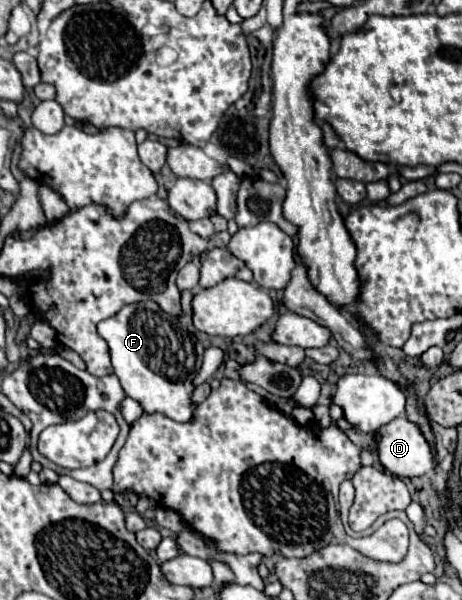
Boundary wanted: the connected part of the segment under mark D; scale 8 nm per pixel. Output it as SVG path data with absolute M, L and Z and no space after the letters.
M399 416L383 426L383 432L377 436L377 456L381 466L399 478L423 476L435 468L435 456L431 454L427 440L419 434L419 428L413 422L407 422L405 416Z

